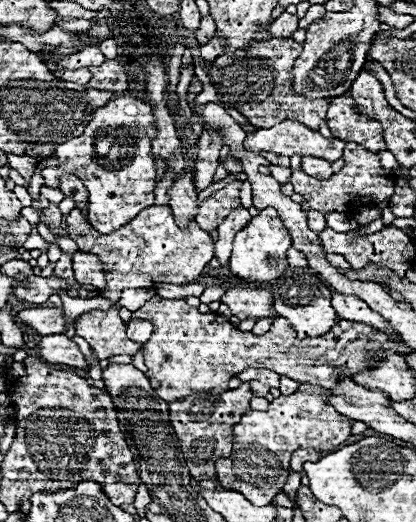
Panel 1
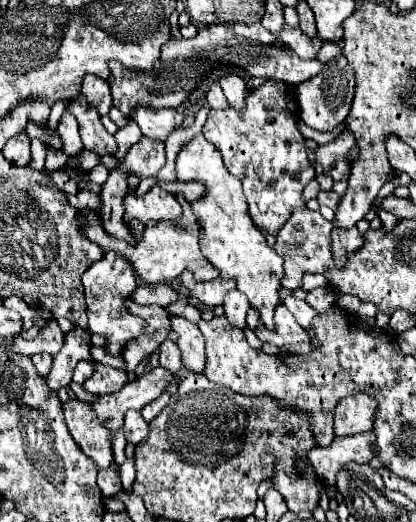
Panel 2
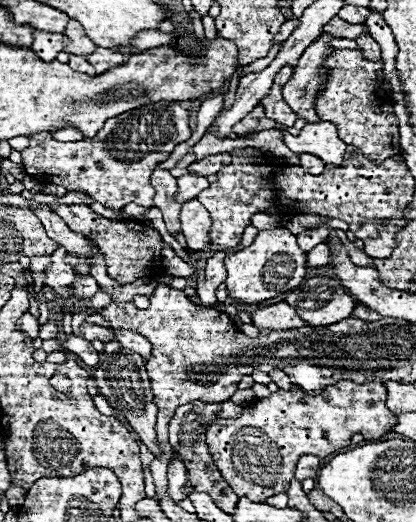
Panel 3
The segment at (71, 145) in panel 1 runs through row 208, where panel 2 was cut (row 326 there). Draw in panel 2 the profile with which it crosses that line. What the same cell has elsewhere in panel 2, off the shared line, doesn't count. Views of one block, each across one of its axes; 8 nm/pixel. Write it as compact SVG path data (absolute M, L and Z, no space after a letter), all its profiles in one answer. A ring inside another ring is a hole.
M106 252L102 260L94 262L82 276L84 292L86 292L86 304L88 304L88 330L92 334L102 334L108 338L106 350L114 356L120 356L124 344L142 332L142 320L136 316L130 316L124 300L134 292L138 286L136 274L132 264L118 252Z

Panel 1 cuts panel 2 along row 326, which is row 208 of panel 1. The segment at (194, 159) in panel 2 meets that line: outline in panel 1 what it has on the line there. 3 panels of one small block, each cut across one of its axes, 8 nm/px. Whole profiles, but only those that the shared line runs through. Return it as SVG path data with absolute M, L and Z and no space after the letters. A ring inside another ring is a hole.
M274 208L260 210L258 216L250 220L250 224L240 230L234 238L234 250L230 256L230 272L250 284L276 284L288 270L286 252L292 248L292 240L288 228L282 224L278 212Z

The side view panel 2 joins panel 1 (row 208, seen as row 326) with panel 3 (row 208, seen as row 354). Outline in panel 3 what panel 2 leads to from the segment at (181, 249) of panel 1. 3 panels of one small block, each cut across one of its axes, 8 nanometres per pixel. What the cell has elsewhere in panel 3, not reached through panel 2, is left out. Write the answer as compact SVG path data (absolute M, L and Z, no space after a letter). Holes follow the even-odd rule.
M58 204L56 212L64 218L68 228L82 236L92 236L94 244L100 248L108 276L118 282L134 282L136 278L160 278L162 276L162 242L160 234L144 222L116 222L106 220L84 204Z

